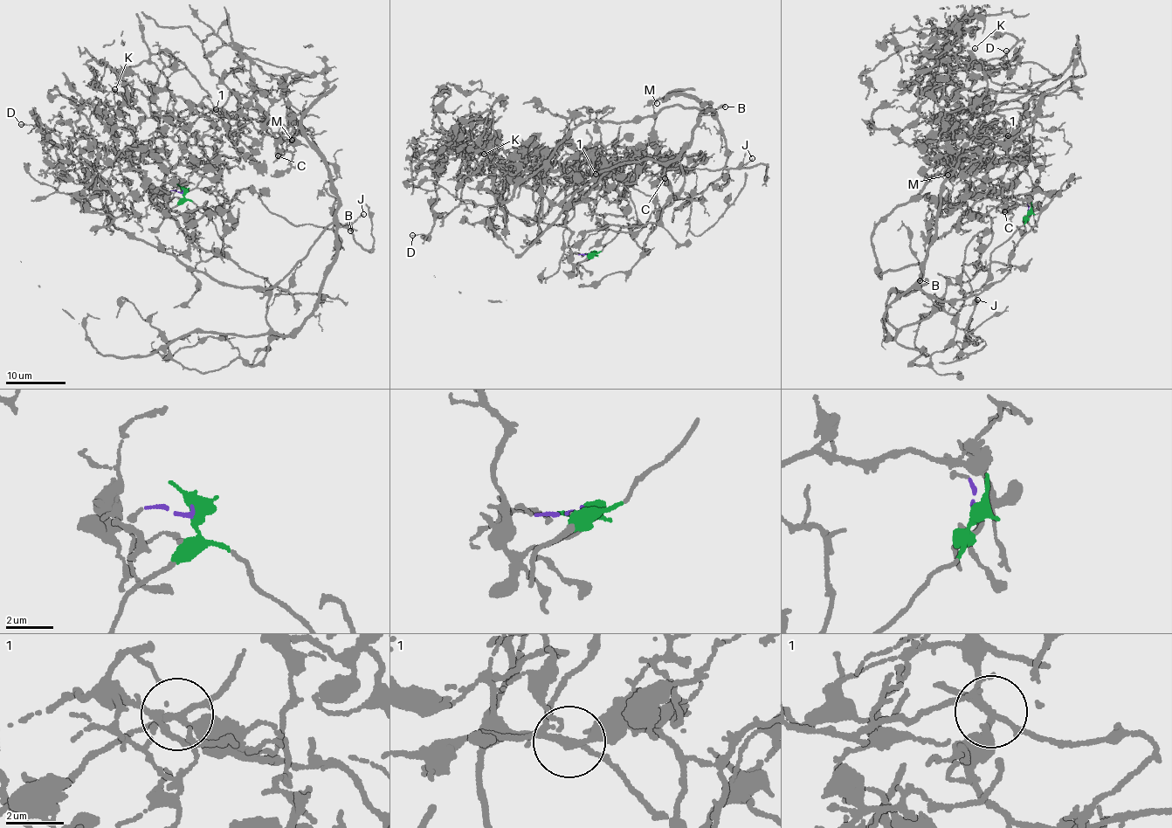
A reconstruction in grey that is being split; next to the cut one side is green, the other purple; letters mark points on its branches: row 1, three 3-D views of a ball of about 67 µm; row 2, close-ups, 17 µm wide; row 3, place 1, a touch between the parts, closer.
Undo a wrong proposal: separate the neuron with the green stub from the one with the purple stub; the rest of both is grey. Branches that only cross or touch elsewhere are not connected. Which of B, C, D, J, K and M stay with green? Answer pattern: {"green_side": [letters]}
{"green_side": ["B", "J", "M"]}

